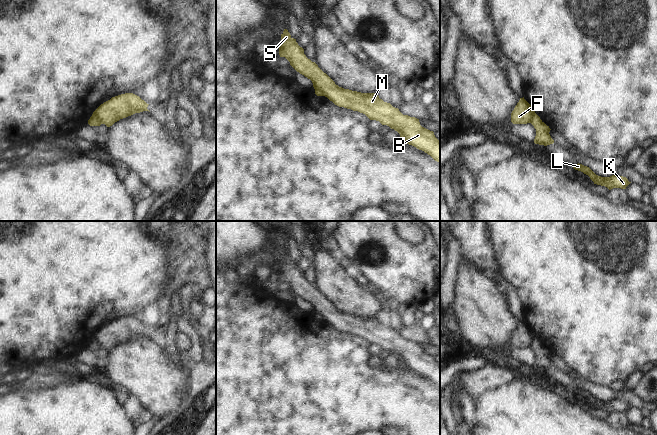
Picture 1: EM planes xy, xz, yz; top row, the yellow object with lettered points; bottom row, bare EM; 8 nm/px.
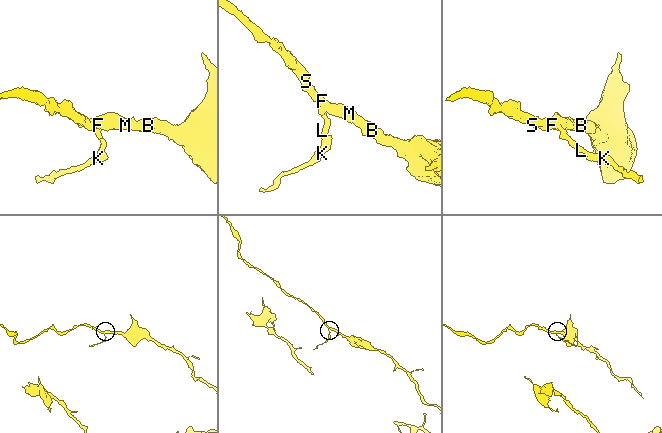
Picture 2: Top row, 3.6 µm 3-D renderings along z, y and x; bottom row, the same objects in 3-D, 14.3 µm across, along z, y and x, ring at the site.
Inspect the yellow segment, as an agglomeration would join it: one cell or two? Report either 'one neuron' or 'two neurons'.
two neurons

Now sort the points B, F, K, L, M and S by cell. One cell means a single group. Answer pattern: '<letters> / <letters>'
B F M S / K L

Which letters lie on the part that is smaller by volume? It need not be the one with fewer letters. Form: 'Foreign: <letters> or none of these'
Foreign: K, L

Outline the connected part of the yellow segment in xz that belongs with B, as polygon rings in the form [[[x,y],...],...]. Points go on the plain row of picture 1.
[[[287,253],[281,258],[279,279],[285,281],[297,296],[310,303],[314,313],[320,314],[335,329],[358,335],[370,344],[389,350],[400,358],[401,365],[424,375],[440,387],[440,364],[433,355],[422,351],[419,343],[403,339],[398,332],[384,326],[376,317],[361,317],[336,309],[315,286],[306,281],[304,273]]]

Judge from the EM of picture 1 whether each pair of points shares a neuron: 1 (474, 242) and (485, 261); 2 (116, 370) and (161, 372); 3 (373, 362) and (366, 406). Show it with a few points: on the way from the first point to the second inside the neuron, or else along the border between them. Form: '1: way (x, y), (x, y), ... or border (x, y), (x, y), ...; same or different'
1: way (476, 247), (482, 256); same
2: way (127, 370), (150, 372); same
3: border (366, 362), (370, 367), (382, 365); different

